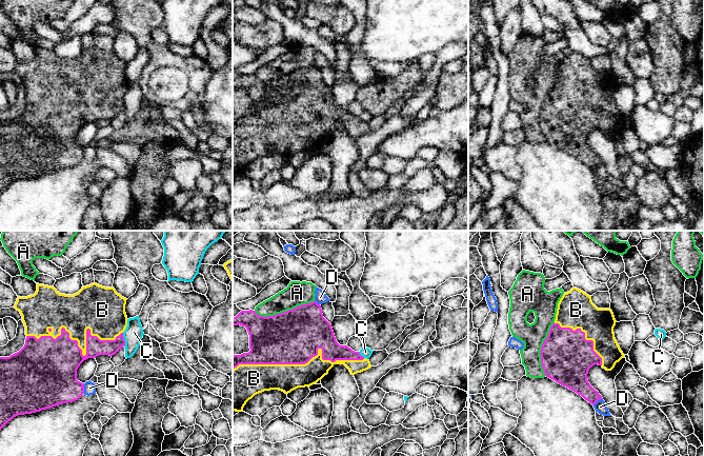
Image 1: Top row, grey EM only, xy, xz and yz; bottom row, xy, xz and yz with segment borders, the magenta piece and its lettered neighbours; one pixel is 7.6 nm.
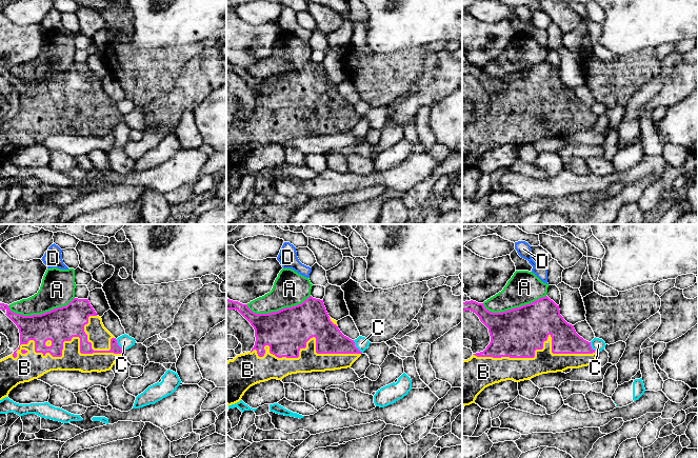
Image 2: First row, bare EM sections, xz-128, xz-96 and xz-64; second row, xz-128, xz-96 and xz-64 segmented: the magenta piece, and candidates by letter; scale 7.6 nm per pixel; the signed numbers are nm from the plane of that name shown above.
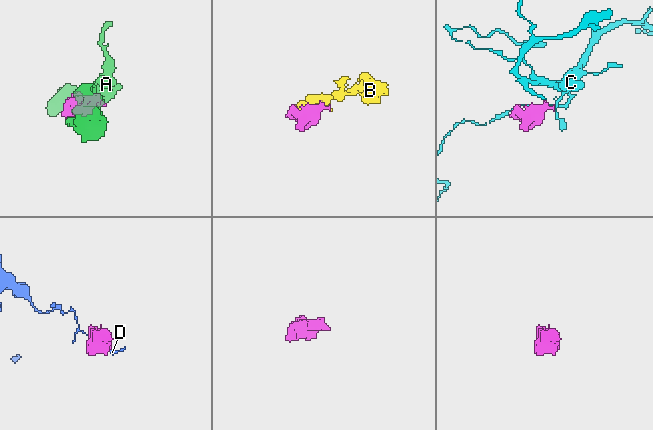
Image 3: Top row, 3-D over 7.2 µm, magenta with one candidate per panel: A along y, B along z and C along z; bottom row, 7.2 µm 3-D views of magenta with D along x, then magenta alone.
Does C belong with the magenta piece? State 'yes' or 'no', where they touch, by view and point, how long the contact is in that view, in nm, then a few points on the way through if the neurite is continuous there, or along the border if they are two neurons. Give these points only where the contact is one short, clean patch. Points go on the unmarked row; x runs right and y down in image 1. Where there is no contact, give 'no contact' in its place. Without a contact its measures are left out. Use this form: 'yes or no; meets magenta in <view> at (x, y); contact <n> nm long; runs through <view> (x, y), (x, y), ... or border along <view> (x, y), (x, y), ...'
no; meets magenta in xy at (123, 103); contact 110 nm long; border along xy (122, 97), (124, 110)

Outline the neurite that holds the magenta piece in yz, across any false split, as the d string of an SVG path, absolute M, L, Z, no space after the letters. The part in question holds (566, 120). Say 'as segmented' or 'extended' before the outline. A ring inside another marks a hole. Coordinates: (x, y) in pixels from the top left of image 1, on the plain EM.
extended | M572 52L564 57L558 67L555 86L540 115L546 141L581 159L592 170L603 163L588 146L587 138L595 128L611 135L616 127L625 121L615 102L616 86L610 72L598 73L592 67L591 60L583 55Z

